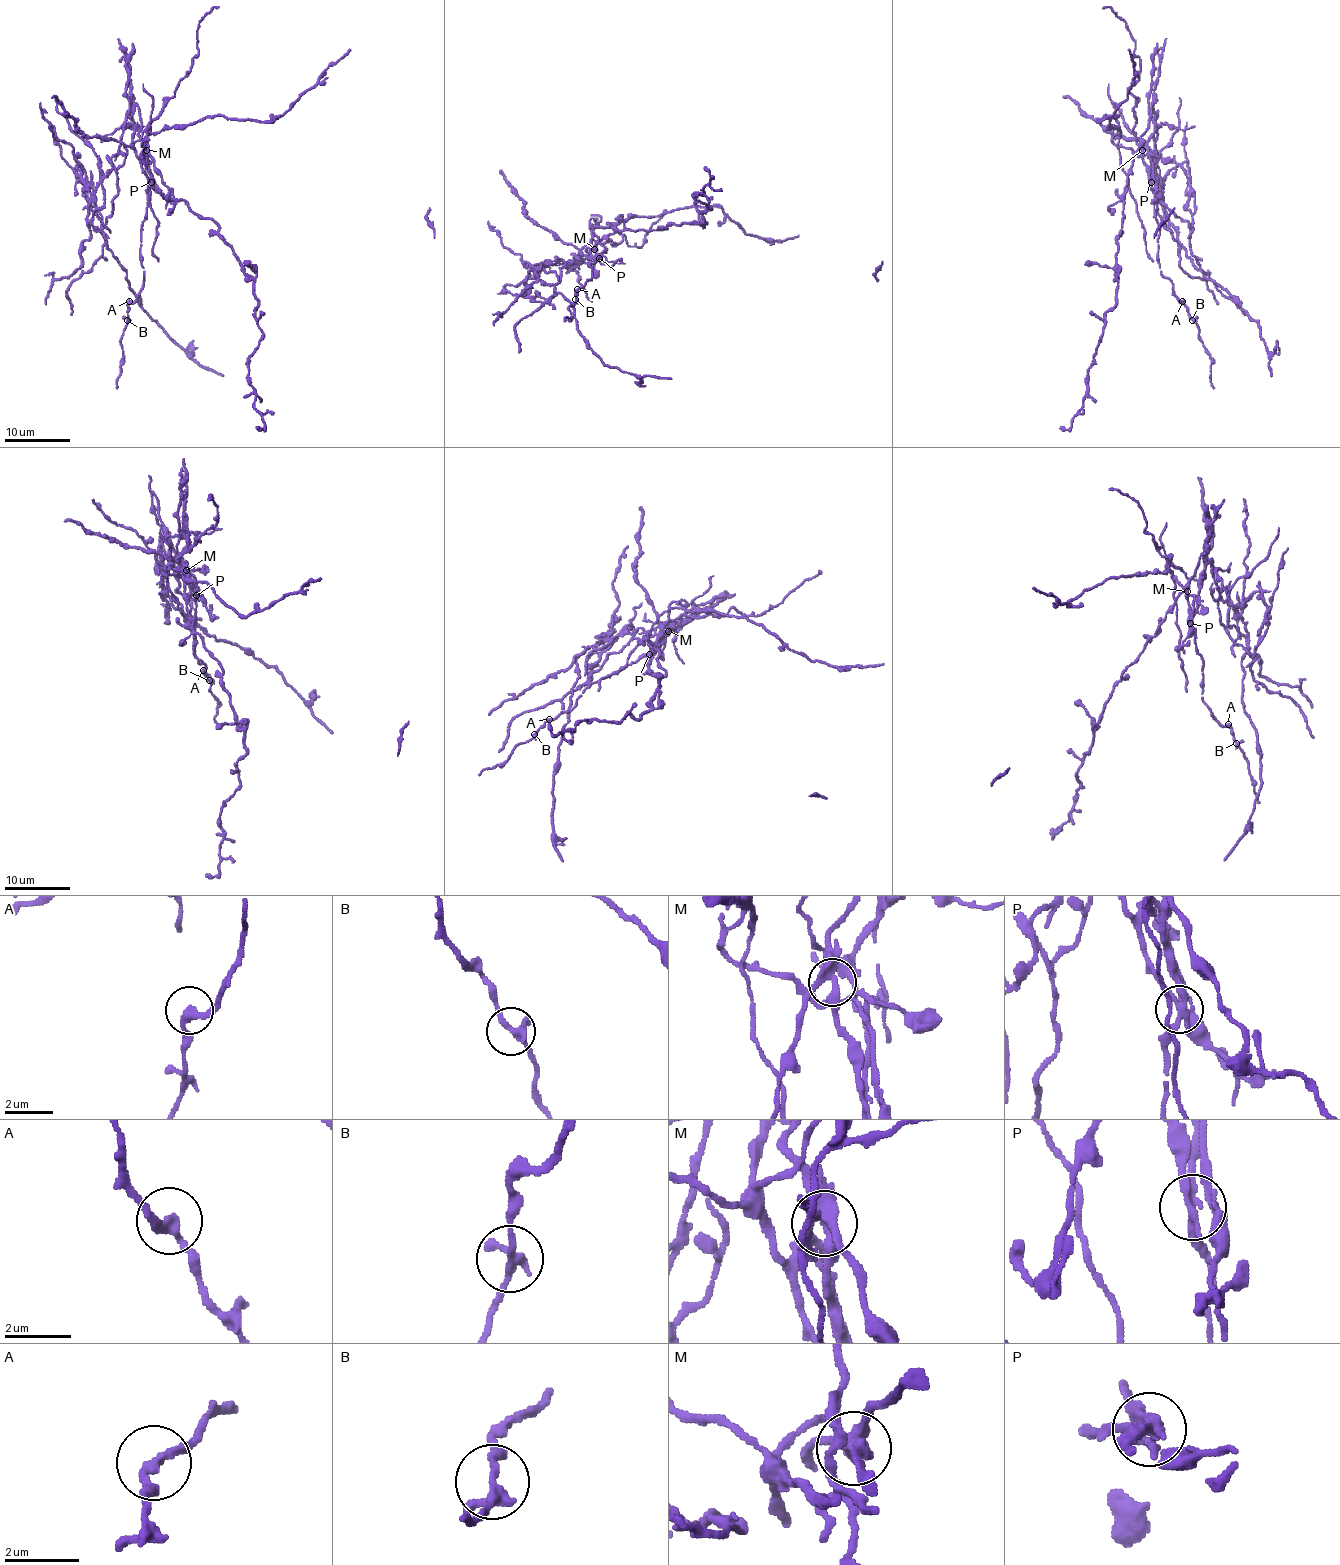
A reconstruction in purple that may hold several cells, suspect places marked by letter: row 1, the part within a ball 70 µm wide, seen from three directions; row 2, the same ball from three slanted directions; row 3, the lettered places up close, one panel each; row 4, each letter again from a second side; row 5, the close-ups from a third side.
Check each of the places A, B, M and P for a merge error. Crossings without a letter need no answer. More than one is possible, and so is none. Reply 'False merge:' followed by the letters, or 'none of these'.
False merge: M, P

